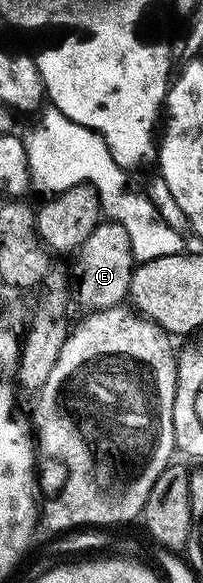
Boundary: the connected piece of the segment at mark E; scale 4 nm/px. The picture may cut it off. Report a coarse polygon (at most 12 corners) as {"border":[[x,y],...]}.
{"border":[[103,221],[78,248],[76,299],[127,302],[136,260],[128,229]]}

